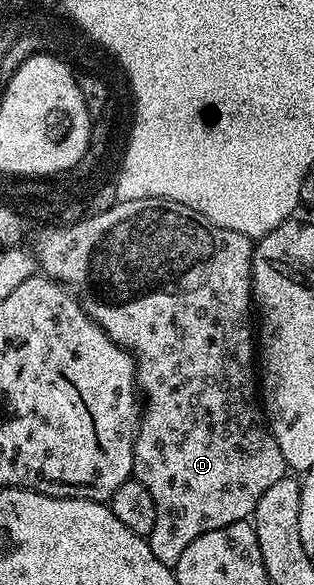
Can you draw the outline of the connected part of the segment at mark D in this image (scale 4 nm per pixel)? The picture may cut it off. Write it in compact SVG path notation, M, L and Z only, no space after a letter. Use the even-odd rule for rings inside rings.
M143 202L143 203L127 203L122 207L116 207L116 210L110 213L97 215L89 215L87 218L80 219L76 223L67 225L52 225L44 231L36 239L36 247L34 246L34 254L39 270L47 275L49 279L55 279L58 283L63 283L69 289L78 290L78 298L84 305L84 311L94 322L97 323L102 330L108 334L117 345L123 347L125 351L132 353L133 359L136 360L136 381L139 390L148 398L148 407L143 408L140 416L140 427L136 431L136 440L134 441L134 461L132 462L132 474L142 485L146 485L146 490L149 491L150 497L154 497L154 529L146 537L150 549L154 553L154 557L158 557L158 561L162 561L162 565L175 568L178 557L182 557L182 549L186 549L186 545L190 545L190 541L194 541L198 537L202 537L202 533L210 533L214 529L222 529L226 525L234 525L235 523L245 522L249 517L255 516L256 506L262 497L262 493L266 493L266 489L270 489L270 485L274 485L274 481L285 478L286 468L284 466L284 458L282 457L282 449L278 449L278 441L274 441L272 436L272 428L266 422L265 412L262 410L262 403L256 400L256 379L258 383L258 347L254 342L254 300L252 298L252 253L254 250L254 240L249 235L238 233L234 229L222 229L218 225L214 225L206 217L202 217L191 207L186 207L184 204L175 202L173 204L157 203L157 202Z

